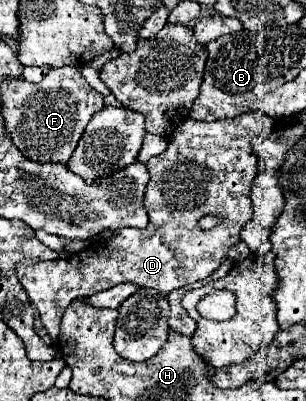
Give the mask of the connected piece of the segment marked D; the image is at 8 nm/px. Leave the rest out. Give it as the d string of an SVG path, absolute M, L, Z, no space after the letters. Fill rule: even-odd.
M252 111L238 115L234 119L220 119L212 123L186 119L174 131L174 137L168 141L168 149L162 155L148 159L146 163L146 169L150 173L150 181L144 195L146 211L150 217L146 229L130 229L130 227L118 229L110 239L94 241L86 249L66 259L16 265L16 275L20 279L20 285L26 289L30 301L38 307L42 323L48 329L52 341L58 339L58 327L66 307L78 297L94 295L124 281L136 283L138 287L154 287L168 295L172 289L180 289L188 283L202 281L212 271L216 271L218 265L226 259L228 249L240 241L240 229L252 217L250 189L260 171L252 139L259 137L258 135L272 135L272 133L274 133L274 119L262 111ZM210 213L220 215L222 223L210 231L202 231L198 227L198 219Z

